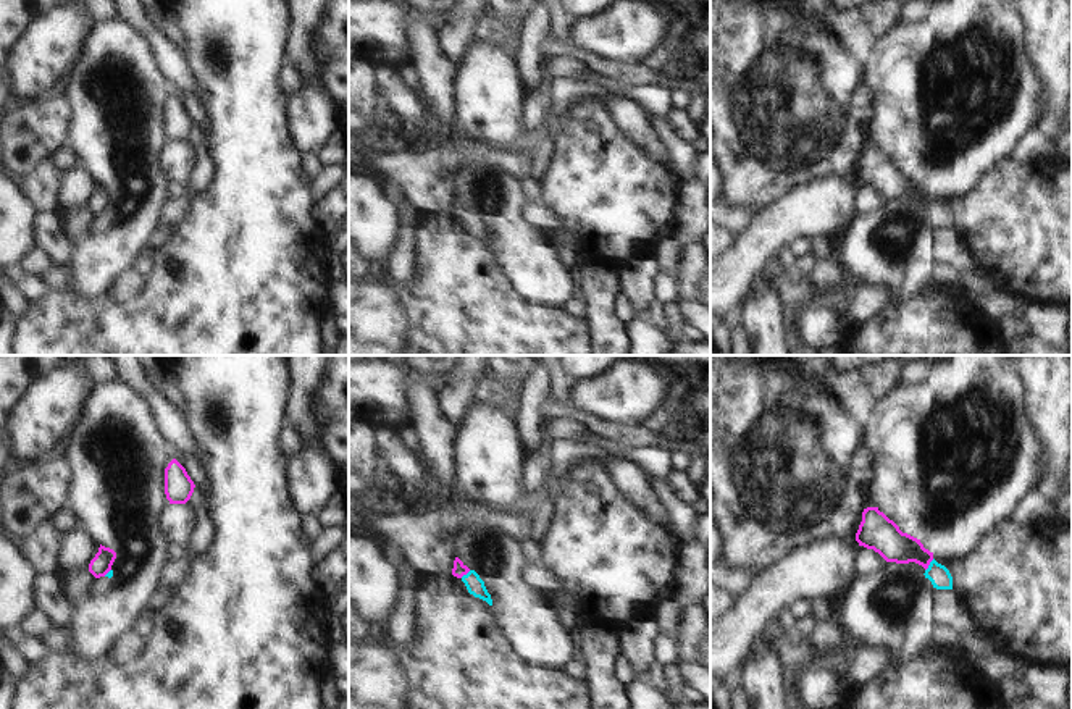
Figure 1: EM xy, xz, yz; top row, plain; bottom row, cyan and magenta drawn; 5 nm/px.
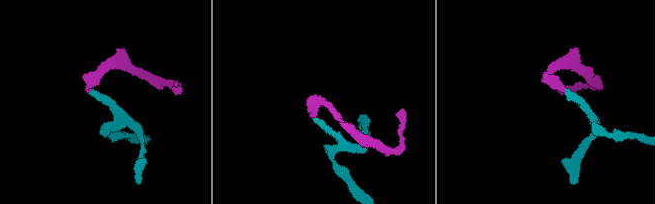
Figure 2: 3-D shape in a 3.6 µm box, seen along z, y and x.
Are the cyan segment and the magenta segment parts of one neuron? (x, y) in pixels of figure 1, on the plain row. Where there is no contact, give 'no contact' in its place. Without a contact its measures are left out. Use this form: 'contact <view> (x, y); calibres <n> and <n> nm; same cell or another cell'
contact yz (929, 204); calibres 110 and 160 nm; same cell

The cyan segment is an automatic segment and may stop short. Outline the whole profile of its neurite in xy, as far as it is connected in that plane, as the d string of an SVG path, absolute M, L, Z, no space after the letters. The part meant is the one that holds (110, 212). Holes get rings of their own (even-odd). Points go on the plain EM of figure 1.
M100 182L98 191L95 192L95 195L90 199L89 202L89 210L95 215L113 215L113 208L111 203L116 197L116 191L110 186L105 186Z

